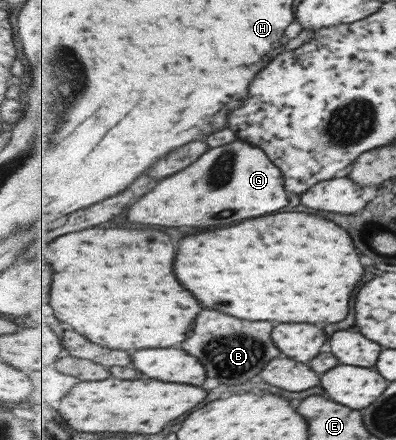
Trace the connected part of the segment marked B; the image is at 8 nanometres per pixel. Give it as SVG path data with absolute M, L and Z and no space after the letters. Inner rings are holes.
M203 310L203 314L199 314L199 322L195 324L193 336L183 342L183 348L207 366L209 378L219 378L225 384L229 384L229 380L231 384L245 384L263 372L273 358L281 356L281 350L271 338L277 324L279 322L249 322L219 310Z

